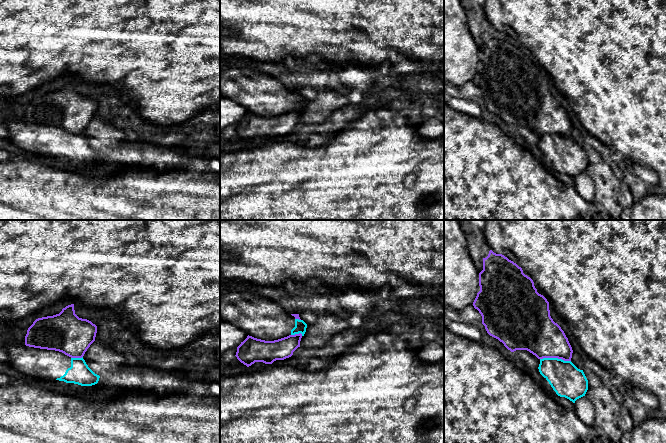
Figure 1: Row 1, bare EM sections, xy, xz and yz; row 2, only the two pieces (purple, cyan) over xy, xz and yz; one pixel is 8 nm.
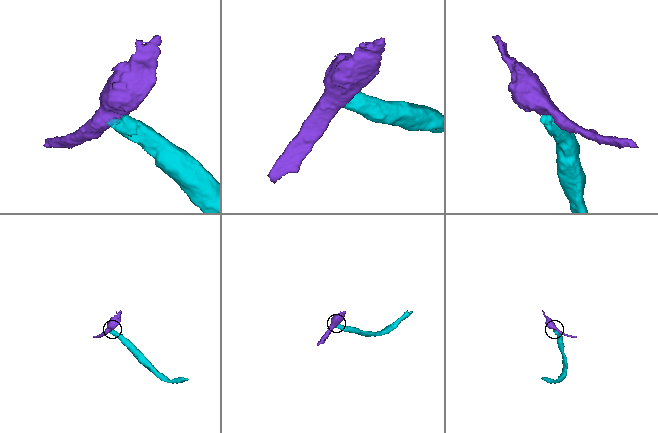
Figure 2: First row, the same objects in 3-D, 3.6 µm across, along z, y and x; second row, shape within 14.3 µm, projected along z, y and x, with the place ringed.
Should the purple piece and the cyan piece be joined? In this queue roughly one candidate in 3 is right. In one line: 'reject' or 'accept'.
reject

